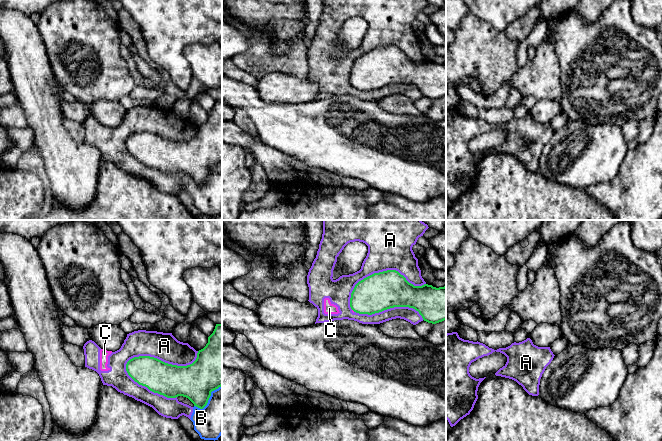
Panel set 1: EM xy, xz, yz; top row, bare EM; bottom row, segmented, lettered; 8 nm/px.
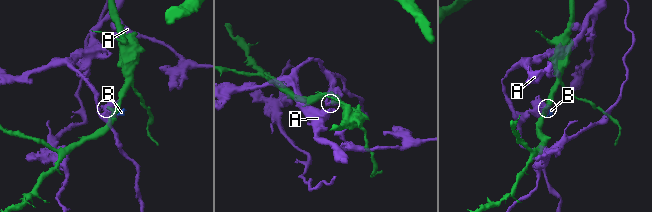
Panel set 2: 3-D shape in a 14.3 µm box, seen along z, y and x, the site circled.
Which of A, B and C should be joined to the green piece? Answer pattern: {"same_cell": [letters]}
{"same_cell": []}

